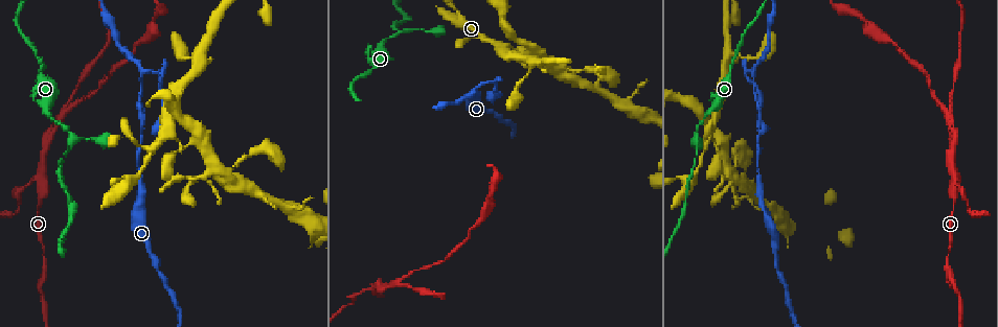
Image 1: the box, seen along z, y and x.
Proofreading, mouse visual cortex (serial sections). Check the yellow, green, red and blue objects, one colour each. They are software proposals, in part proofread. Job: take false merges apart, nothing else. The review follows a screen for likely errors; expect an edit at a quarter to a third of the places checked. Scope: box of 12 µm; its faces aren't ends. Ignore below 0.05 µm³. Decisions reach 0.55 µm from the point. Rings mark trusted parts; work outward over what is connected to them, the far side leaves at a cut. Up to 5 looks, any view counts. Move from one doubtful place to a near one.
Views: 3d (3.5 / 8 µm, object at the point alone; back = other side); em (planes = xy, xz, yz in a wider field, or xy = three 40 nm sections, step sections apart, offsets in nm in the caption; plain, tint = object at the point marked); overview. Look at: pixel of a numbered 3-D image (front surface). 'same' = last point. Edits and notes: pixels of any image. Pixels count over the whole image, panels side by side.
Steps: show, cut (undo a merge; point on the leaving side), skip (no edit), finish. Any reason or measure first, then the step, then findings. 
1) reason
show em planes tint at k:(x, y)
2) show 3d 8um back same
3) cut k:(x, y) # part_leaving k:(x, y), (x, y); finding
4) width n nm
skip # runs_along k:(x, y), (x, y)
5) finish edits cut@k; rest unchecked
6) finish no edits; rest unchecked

narrows sharply
show 3d 3.5um at 1:(950, 186)

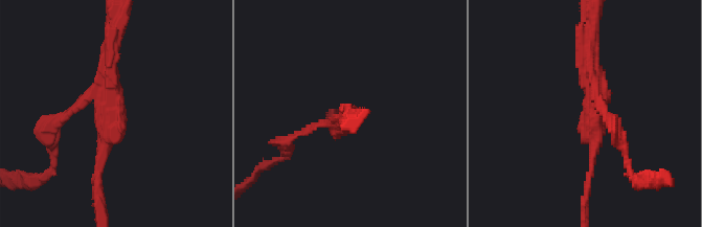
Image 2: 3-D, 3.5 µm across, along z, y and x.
arms 3; arm_widths 150, 150, 250 nm
show em xy step 5 tint at 2:(108, 107)

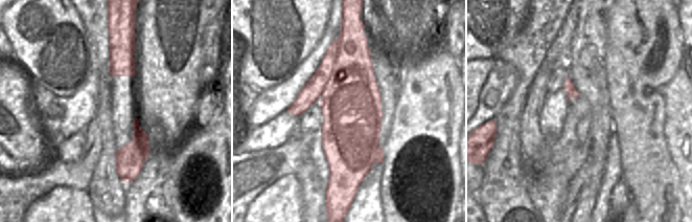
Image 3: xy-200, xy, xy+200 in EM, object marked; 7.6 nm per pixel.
cut 2:(61, 119) # border 3:(338, 38), (338, 58), (320, 95); a second cell is stuck on

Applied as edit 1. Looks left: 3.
two arms in line, one across
show 3d 3.5um at 1:(487, 38)

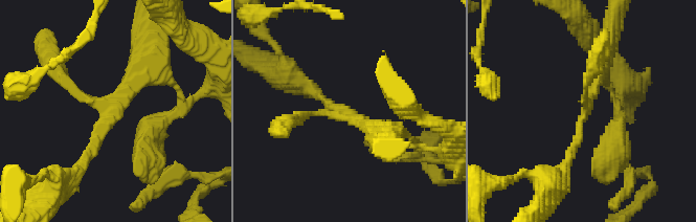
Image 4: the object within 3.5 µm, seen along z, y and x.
arms 3; arm_widths 100, 150, 250 nm
show em xy step 1 tint at 4:(115, 109)

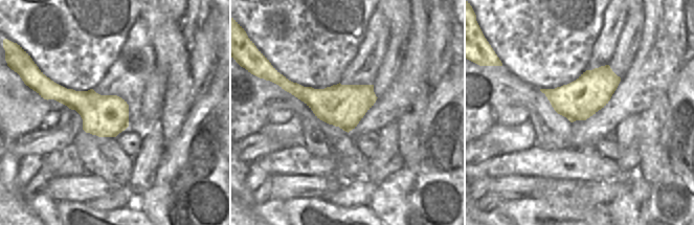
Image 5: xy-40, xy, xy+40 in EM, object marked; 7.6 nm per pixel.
cut it another way
show em xy step 3 tint same

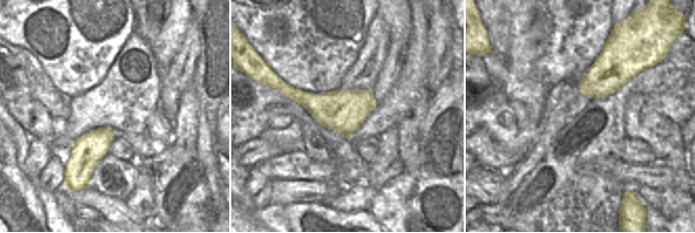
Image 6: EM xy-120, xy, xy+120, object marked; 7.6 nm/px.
skip # runs_along 4:(81, 168), (122, 93), (161, 74); one cell here

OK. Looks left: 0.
finish edits cut@2; rest unchecked

